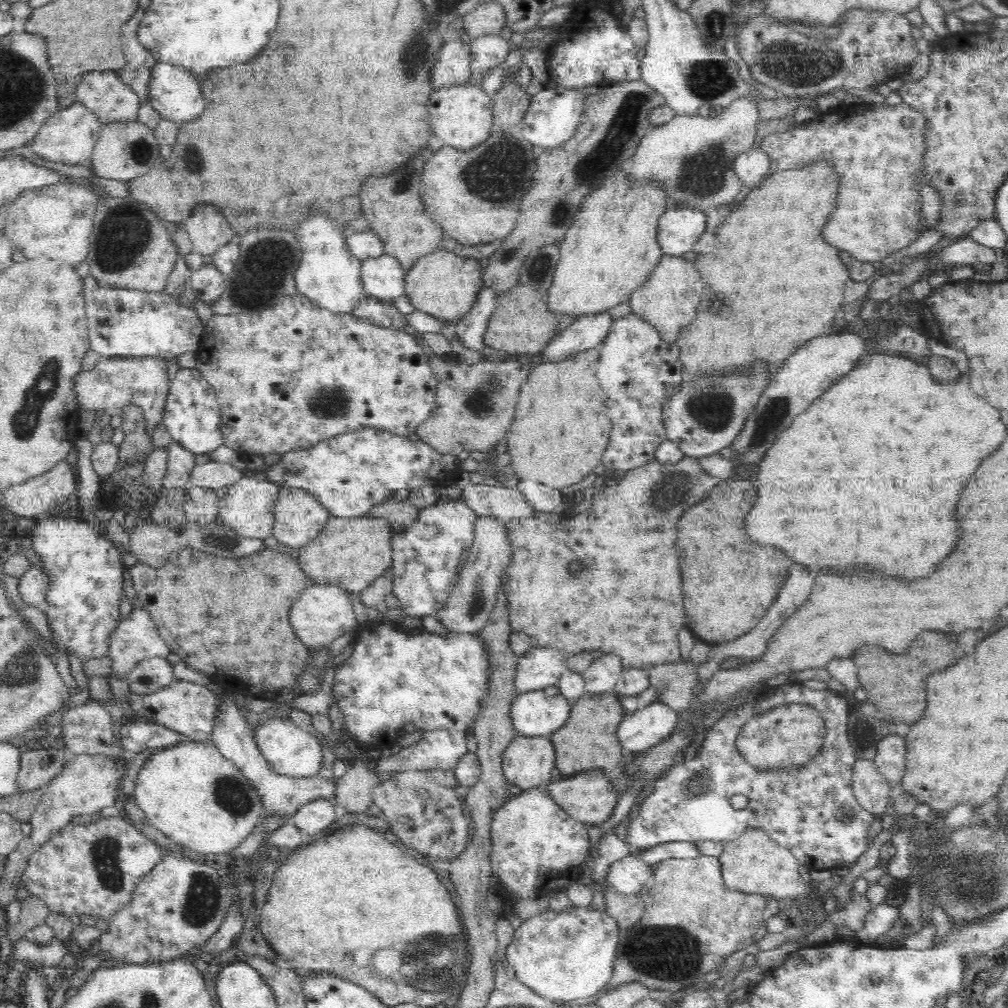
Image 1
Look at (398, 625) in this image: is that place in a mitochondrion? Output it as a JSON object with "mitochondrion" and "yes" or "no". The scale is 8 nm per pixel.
{"mitochondrion":"no"}

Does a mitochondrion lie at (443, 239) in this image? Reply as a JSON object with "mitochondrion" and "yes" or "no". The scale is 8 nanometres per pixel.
{"mitochondrion":"no"}

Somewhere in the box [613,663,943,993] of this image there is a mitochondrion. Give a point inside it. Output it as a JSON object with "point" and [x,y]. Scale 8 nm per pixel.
{"point":[670,954]}

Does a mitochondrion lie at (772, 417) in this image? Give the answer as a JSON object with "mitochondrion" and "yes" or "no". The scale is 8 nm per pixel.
{"mitochondrion":"yes"}

